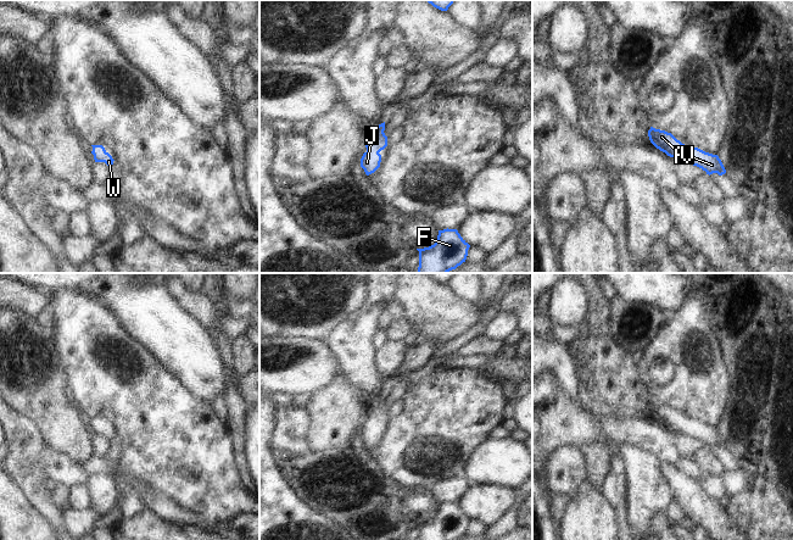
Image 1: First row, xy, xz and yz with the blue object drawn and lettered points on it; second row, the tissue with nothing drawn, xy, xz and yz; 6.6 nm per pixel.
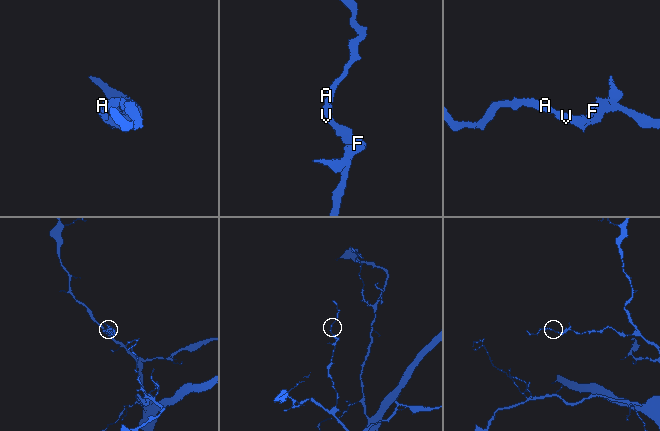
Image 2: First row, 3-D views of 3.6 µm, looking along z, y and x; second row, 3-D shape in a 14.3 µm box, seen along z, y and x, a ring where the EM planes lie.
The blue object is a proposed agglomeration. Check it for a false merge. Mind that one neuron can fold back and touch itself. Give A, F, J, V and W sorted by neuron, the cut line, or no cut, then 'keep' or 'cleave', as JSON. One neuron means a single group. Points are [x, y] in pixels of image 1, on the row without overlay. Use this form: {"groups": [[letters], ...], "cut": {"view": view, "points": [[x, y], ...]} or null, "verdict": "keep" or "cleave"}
{"groups": [["A", "F", "J", "V", "W"]], "cut": null, "verdict": "keep"}

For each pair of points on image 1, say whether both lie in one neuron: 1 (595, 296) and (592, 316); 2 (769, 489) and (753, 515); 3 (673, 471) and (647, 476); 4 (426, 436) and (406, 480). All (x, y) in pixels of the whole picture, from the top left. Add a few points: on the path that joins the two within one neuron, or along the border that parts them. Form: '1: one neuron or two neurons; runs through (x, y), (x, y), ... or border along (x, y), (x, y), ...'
1: one neuron; runs through (593, 301), (593, 311)
2: one neuron; runs through (769, 495), (769, 499), (759, 508)
3: two neurons; border along (662, 465), (662, 474), (675, 499)
4: one neuron; runs through (419, 447), (409, 457), (407, 469)

